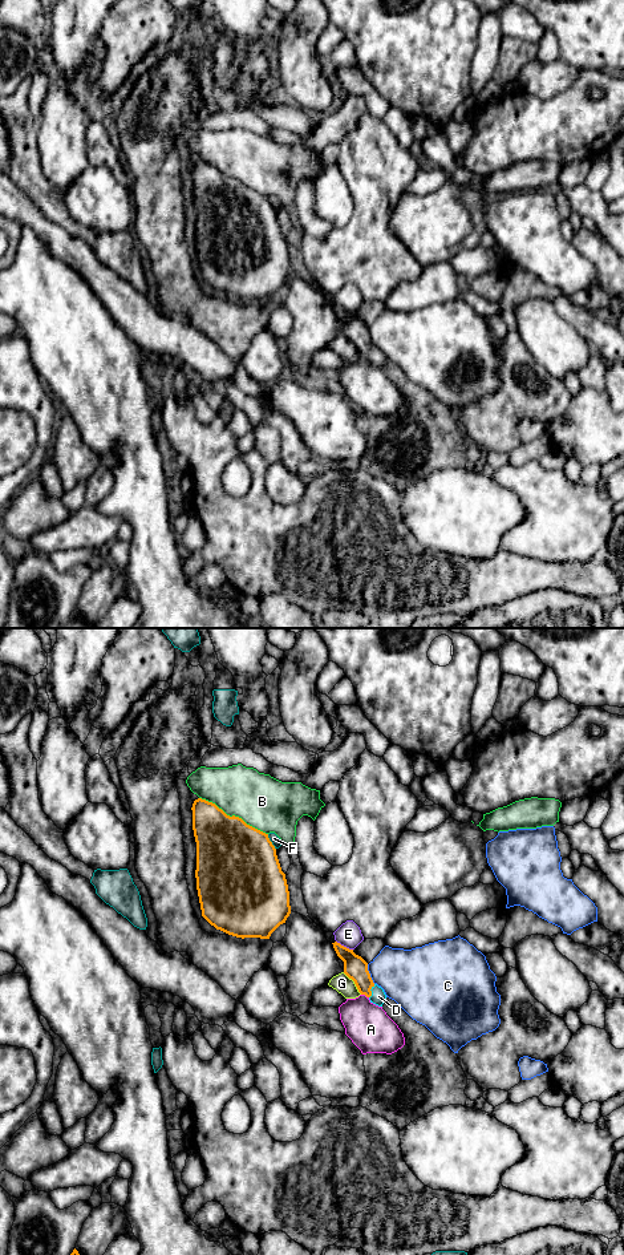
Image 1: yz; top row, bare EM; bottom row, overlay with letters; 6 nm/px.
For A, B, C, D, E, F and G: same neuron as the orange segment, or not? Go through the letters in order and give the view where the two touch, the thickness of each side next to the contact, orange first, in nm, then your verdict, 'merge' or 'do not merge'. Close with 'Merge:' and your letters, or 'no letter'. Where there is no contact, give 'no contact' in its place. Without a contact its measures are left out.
A: yz | 140/280 nm | do not merge
B: yz | 440/320 nm | do not merge
C: yz | 140/340 nm | do not merge
D: yz | 140/90 nm | merge
E: yz | 140/150 nm | do not merge
F: yz | 500/60 nm | do not merge
G: yz | 140/110 nm | do not merge
Merge: D

